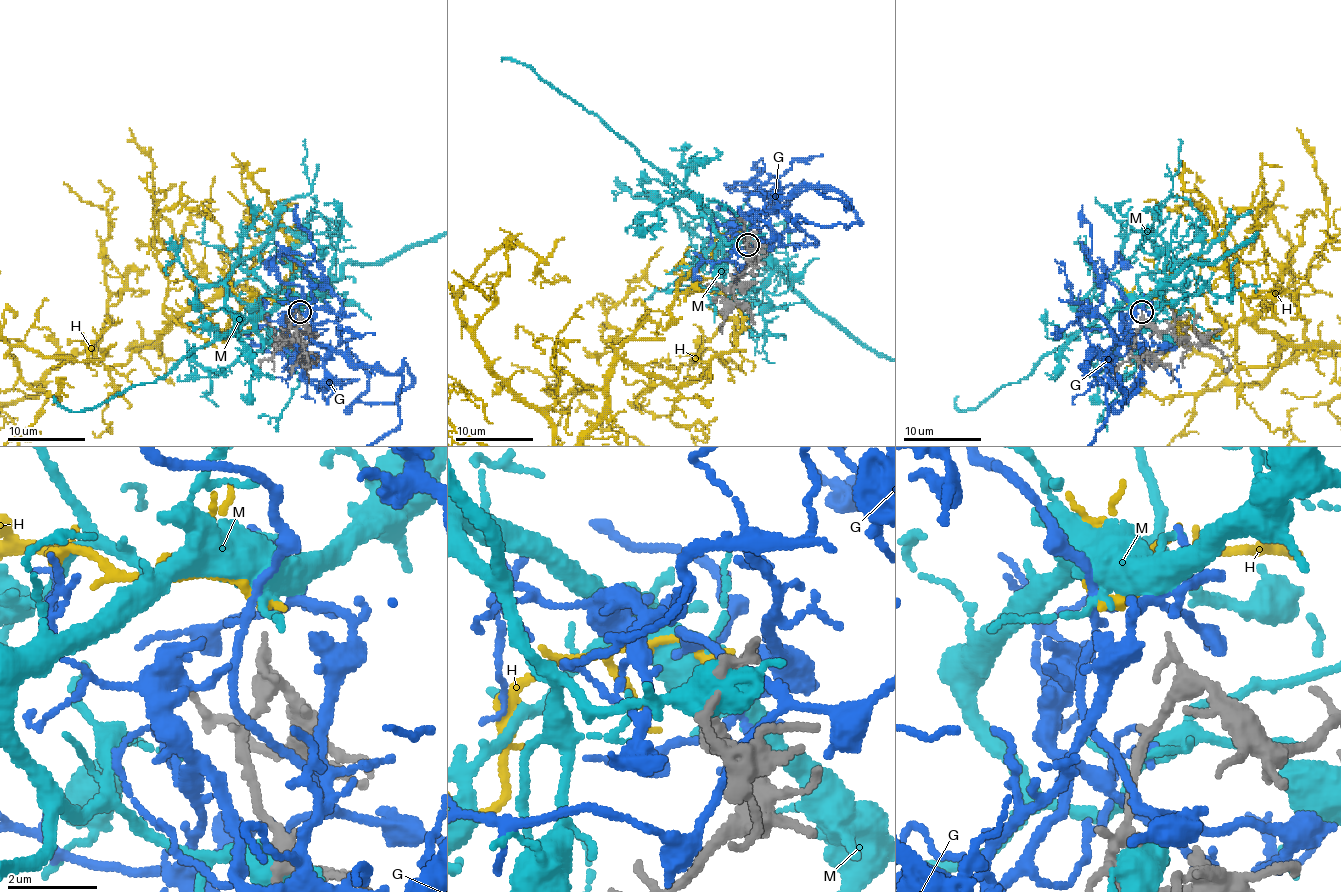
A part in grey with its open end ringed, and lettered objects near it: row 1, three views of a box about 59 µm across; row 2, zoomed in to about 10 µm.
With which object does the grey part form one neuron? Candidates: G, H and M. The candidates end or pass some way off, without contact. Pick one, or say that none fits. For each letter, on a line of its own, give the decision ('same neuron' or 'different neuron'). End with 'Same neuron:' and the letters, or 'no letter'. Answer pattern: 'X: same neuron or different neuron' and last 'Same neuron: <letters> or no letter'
G: different neuron
H: different neuron
M: different neuron
Same neuron: no letter

